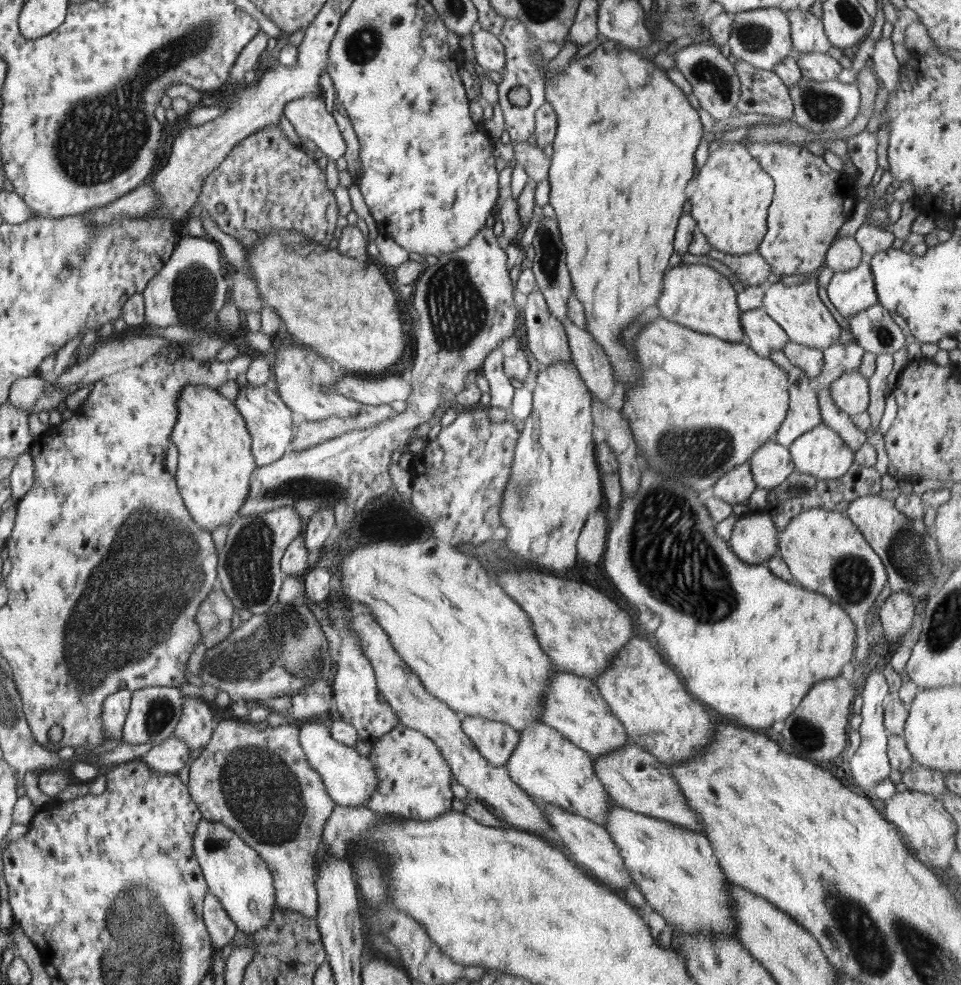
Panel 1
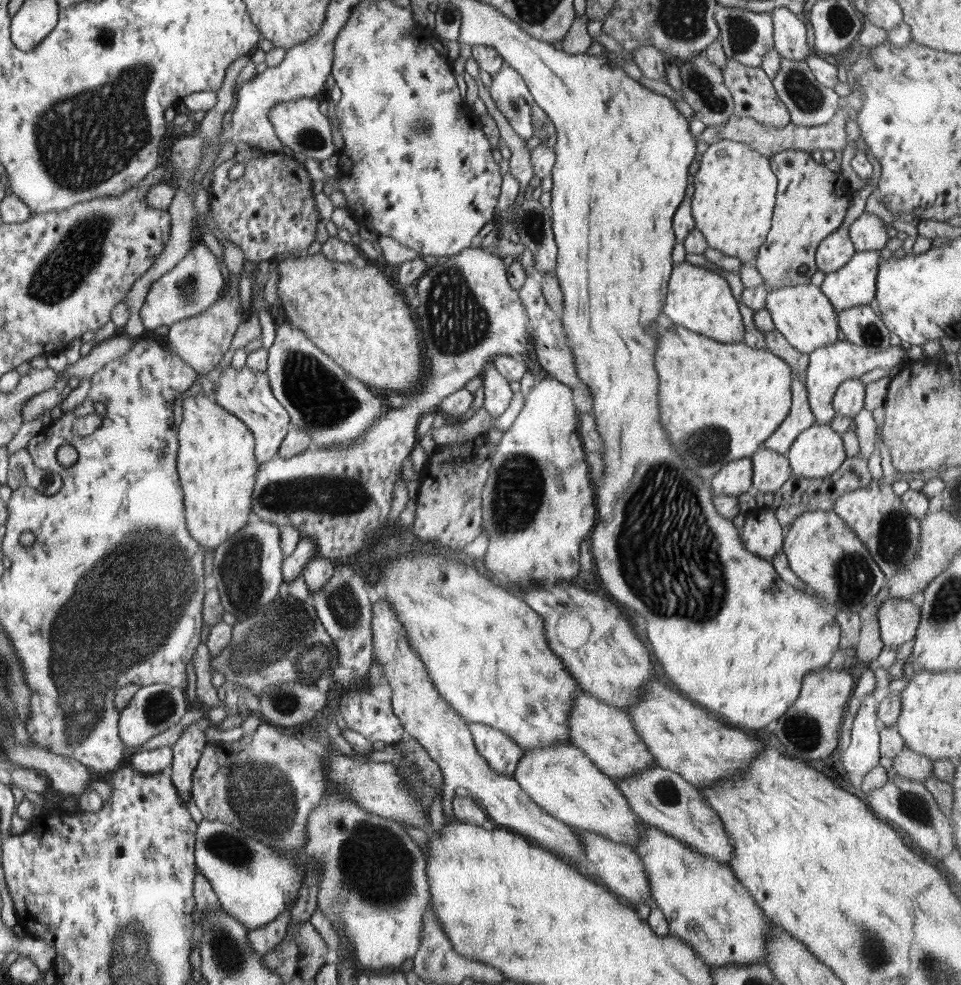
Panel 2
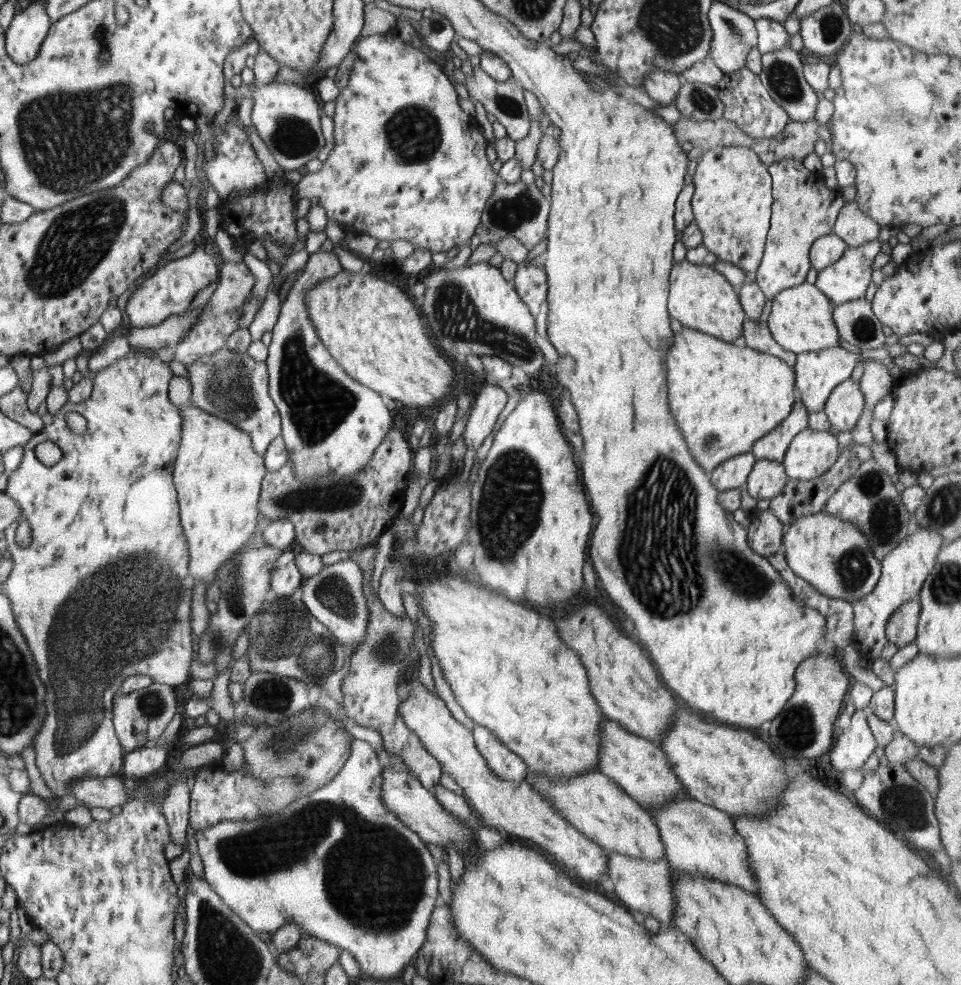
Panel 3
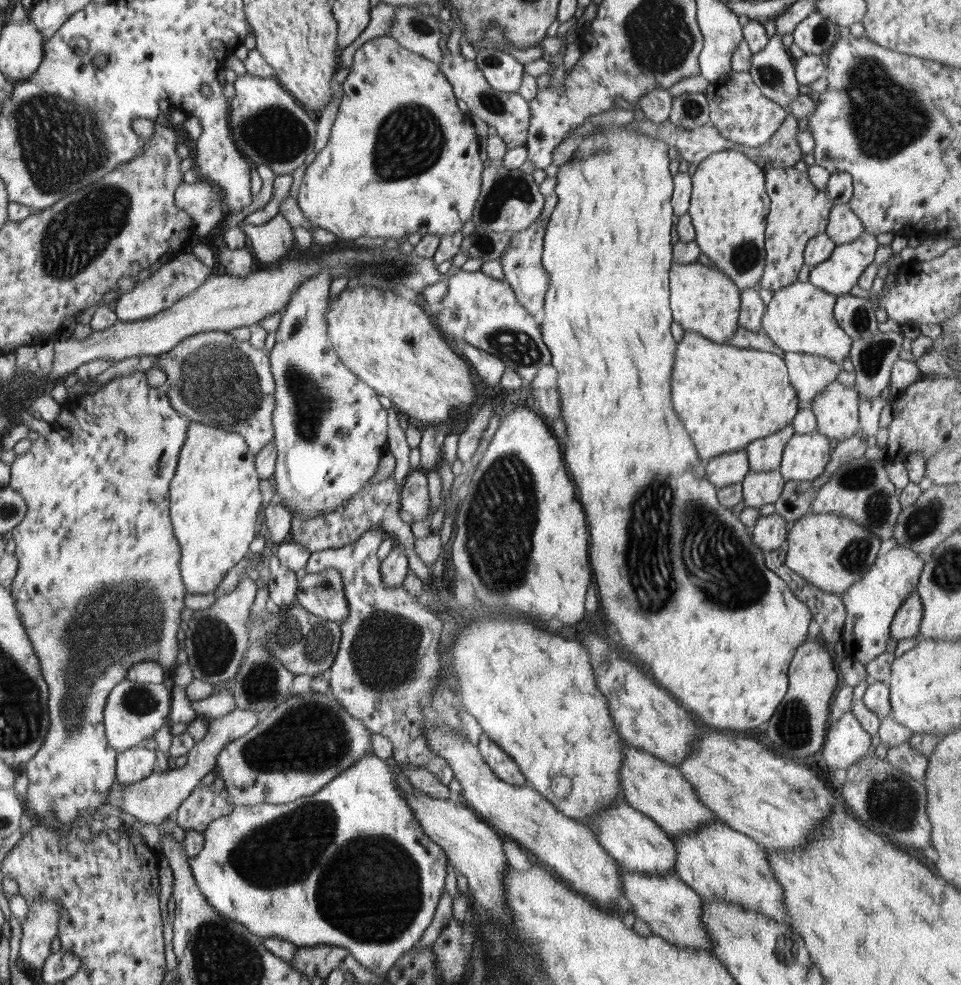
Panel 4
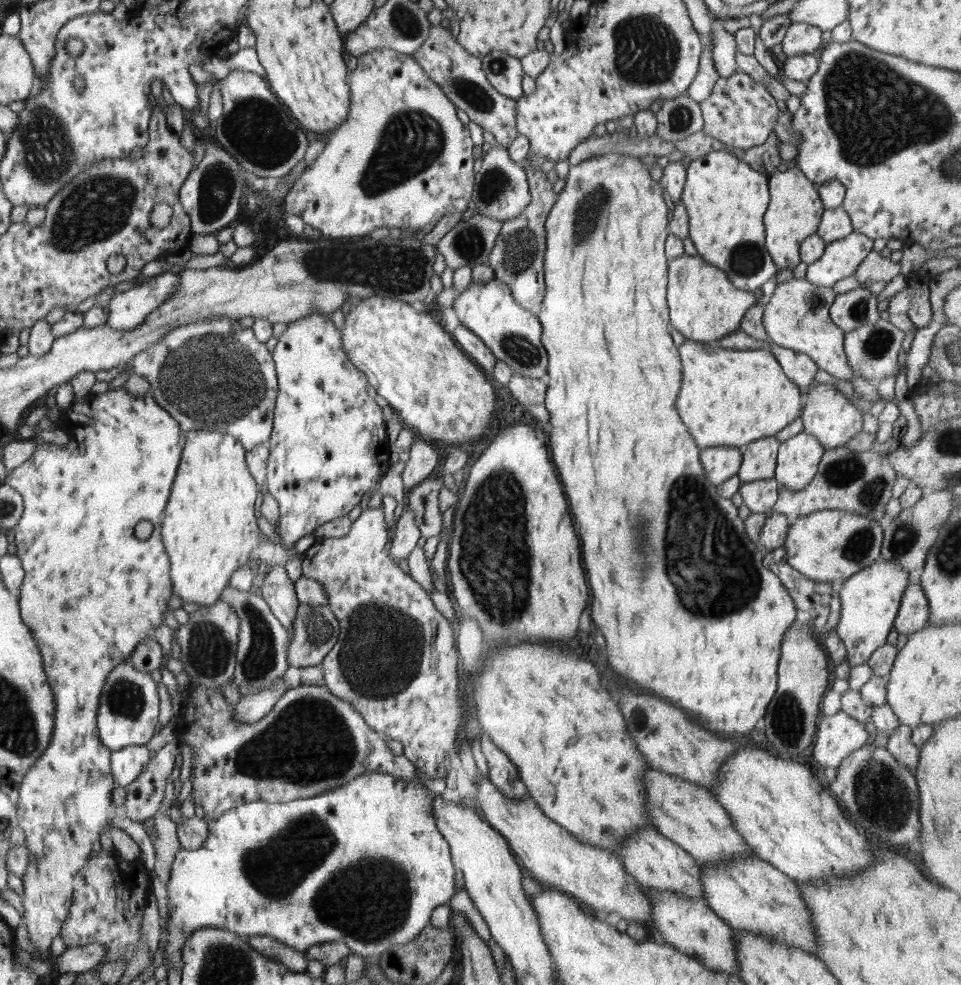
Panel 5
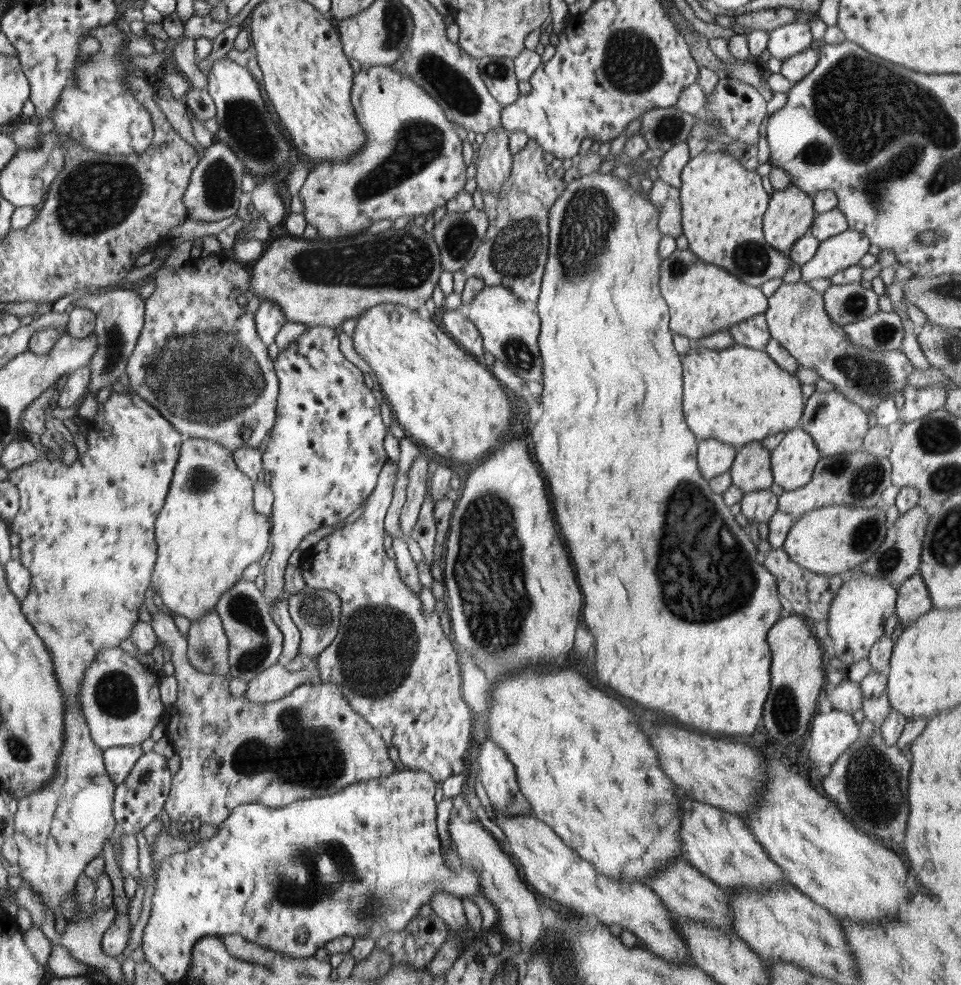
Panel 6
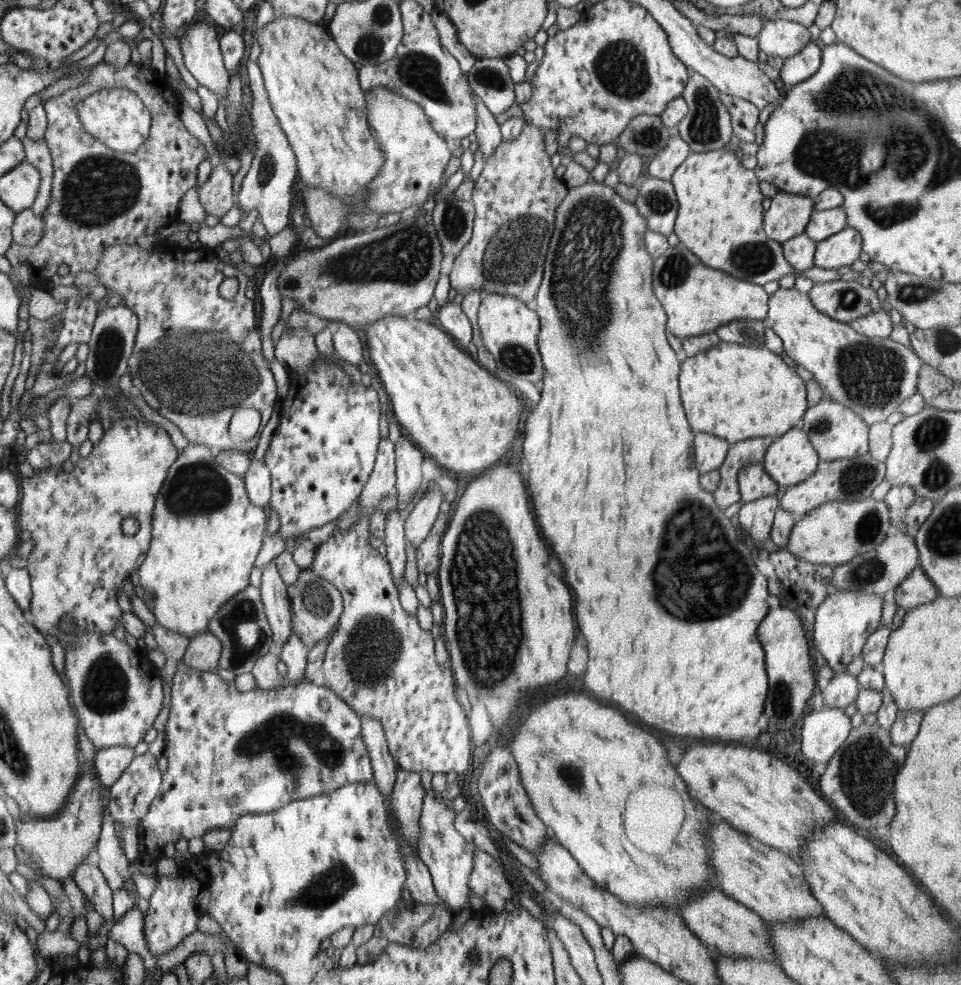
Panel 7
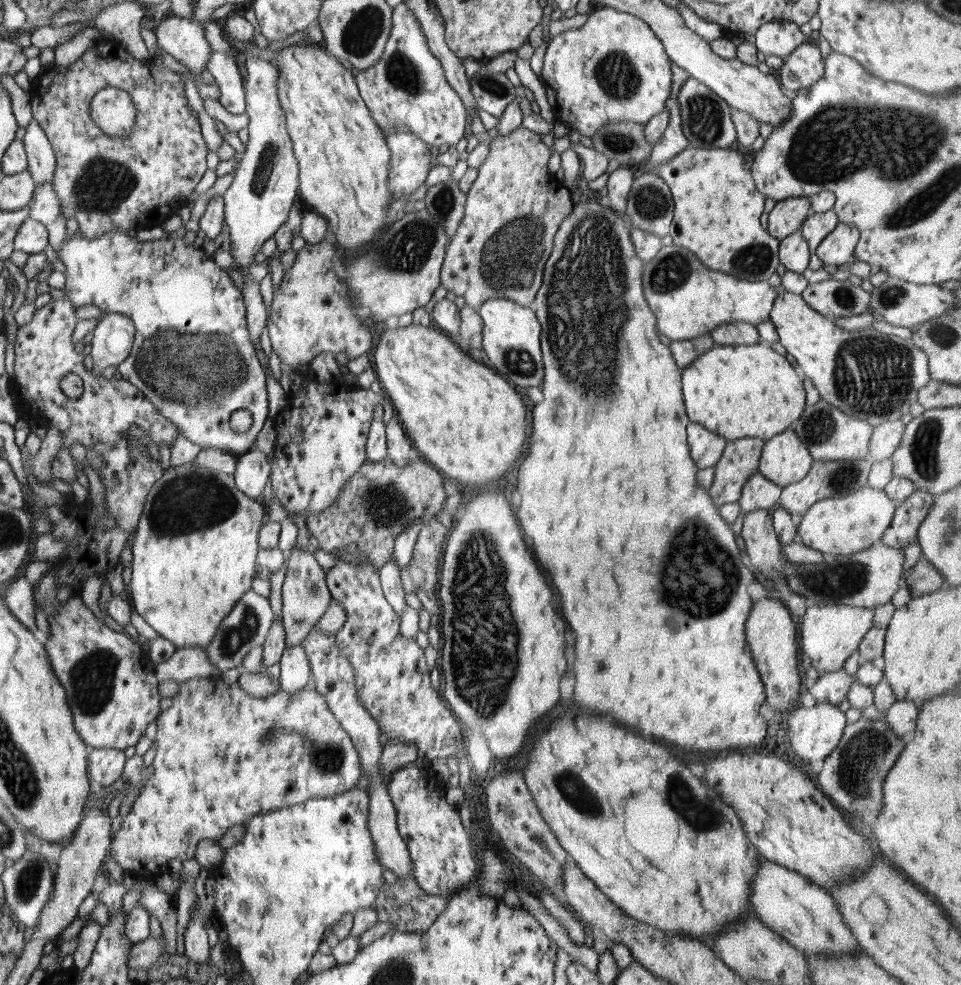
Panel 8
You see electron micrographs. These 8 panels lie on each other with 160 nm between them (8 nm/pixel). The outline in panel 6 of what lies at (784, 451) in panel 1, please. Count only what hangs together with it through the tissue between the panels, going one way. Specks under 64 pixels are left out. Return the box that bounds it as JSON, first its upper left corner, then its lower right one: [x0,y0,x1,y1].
[741,489,778,525]

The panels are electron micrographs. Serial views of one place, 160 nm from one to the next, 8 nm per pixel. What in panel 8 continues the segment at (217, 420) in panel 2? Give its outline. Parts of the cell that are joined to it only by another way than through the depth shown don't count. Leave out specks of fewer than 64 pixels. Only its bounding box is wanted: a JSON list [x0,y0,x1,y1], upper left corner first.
[130,461,268,649]

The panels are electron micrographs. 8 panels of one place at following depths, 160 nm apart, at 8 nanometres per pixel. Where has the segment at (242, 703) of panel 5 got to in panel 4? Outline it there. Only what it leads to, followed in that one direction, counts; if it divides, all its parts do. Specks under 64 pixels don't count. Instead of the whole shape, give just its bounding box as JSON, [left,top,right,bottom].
[107,708,259,825]

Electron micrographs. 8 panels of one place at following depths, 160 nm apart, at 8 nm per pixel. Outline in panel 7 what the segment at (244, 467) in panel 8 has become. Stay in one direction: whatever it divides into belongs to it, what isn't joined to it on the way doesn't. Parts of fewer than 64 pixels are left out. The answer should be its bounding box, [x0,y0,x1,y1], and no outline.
[243,456,271,509]

